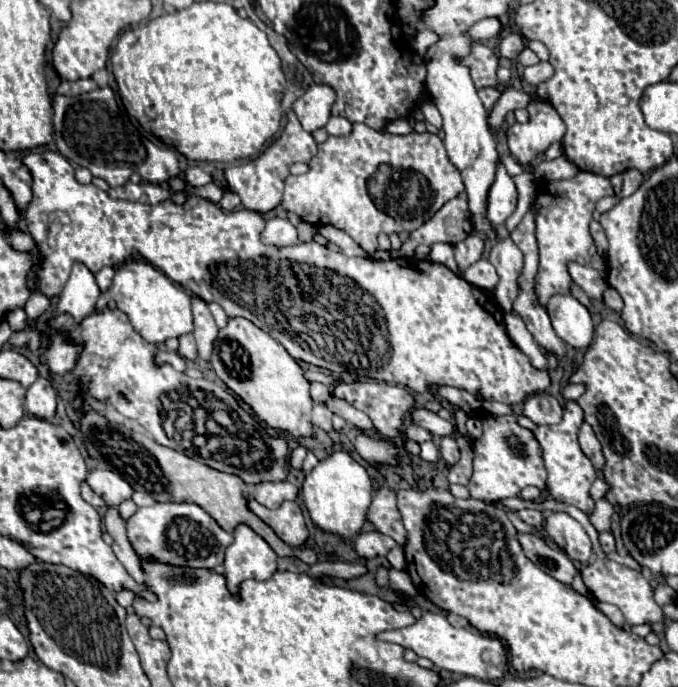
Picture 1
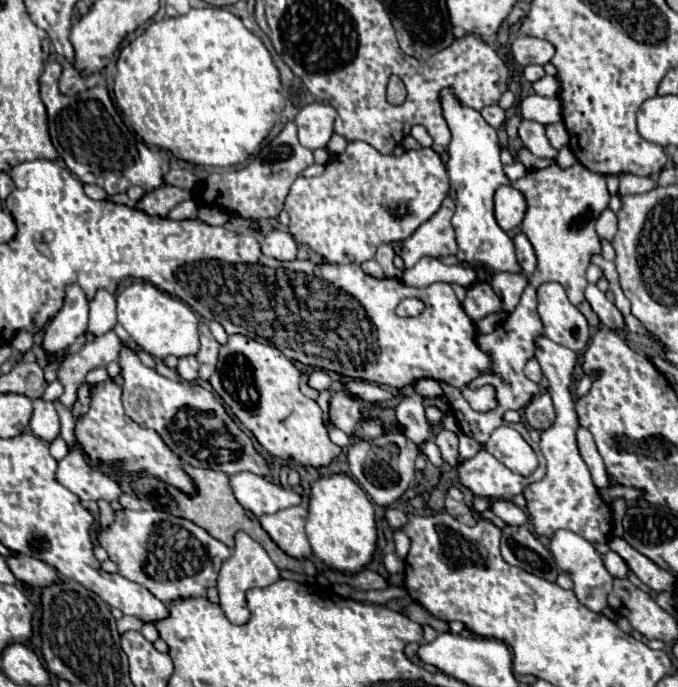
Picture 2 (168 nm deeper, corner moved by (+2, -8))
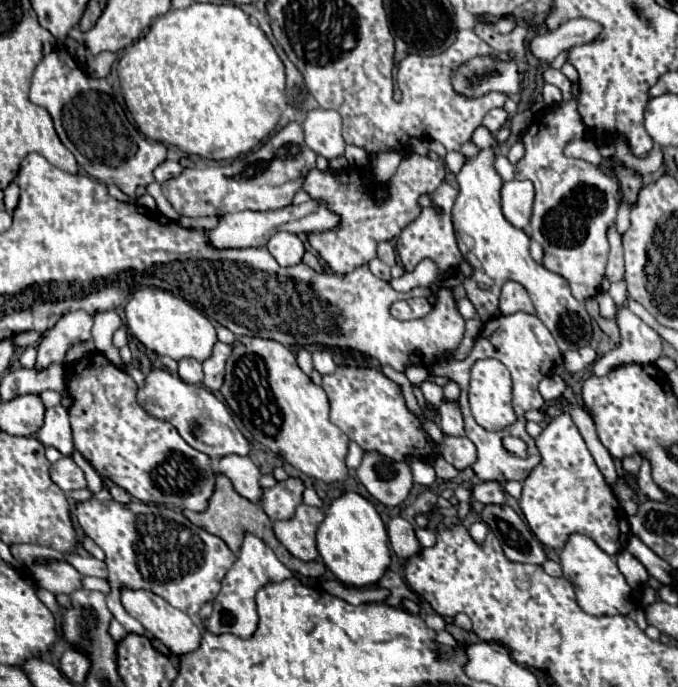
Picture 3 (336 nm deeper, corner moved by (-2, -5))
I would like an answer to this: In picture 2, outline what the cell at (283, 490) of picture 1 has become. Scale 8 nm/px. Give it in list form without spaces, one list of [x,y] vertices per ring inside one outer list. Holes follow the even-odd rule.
[[[250,472],[236,474],[234,478],[230,478],[230,484],[236,500],[256,516],[276,514],[282,508],[300,504],[300,494],[296,494],[294,490],[276,486]]]

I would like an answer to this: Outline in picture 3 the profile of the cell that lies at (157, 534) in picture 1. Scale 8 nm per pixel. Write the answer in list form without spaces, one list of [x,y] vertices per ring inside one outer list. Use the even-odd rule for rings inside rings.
[[[88,499],[80,501],[74,509],[76,521],[84,533],[94,539],[94,543],[106,555],[108,585],[110,595],[106,597],[108,609],[114,619],[128,631],[144,635],[142,623],[126,613],[120,601],[120,589],[148,589],[168,601],[172,607],[196,617],[198,609],[216,597],[226,571],[234,565],[236,555],[226,547],[226,543],[192,525],[182,513],[172,507],[146,505],[142,501],[130,501],[128,505],[116,501]]]

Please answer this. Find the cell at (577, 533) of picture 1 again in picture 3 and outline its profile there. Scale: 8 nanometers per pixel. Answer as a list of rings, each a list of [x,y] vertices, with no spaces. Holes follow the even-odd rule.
[[[572,535],[566,547],[560,551],[560,563],[564,577],[574,585],[576,603],[590,615],[604,617],[604,615],[628,615],[634,607],[634,591],[626,583],[624,575],[618,571],[616,559],[606,555],[590,537],[586,535]]]

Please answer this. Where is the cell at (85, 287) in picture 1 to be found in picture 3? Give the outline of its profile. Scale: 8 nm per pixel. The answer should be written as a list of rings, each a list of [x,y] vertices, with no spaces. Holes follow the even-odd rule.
[[[72,311],[60,317],[60,321],[48,329],[38,345],[38,359],[36,359],[36,371],[44,371],[48,365],[64,363],[66,351],[76,345],[90,339],[92,329],[92,317],[84,311]]]

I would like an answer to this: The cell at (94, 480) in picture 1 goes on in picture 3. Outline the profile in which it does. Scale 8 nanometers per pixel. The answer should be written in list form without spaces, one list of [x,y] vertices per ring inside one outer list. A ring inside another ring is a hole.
[[[62,457],[56,463],[52,463],[50,467],[50,479],[64,491],[72,491],[72,489],[84,489],[86,487],[86,479],[82,469],[70,459],[70,457]]]

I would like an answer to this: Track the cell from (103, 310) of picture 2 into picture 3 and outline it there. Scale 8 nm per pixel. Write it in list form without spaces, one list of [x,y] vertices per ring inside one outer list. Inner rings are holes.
[[[108,311],[108,313],[96,313],[94,315],[94,327],[92,327],[92,339],[94,339],[94,347],[104,353],[116,367],[120,369],[128,369],[130,365],[122,361],[118,347],[112,345],[112,335],[114,331],[122,325],[122,319],[116,311]]]

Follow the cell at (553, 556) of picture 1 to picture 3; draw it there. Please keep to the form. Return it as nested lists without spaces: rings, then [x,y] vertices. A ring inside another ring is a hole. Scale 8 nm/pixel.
[[[484,505],[478,517],[490,527],[490,531],[502,543],[502,549],[510,561],[520,563],[544,563],[546,553],[540,541],[532,535],[528,525],[516,515],[510,505]]]

